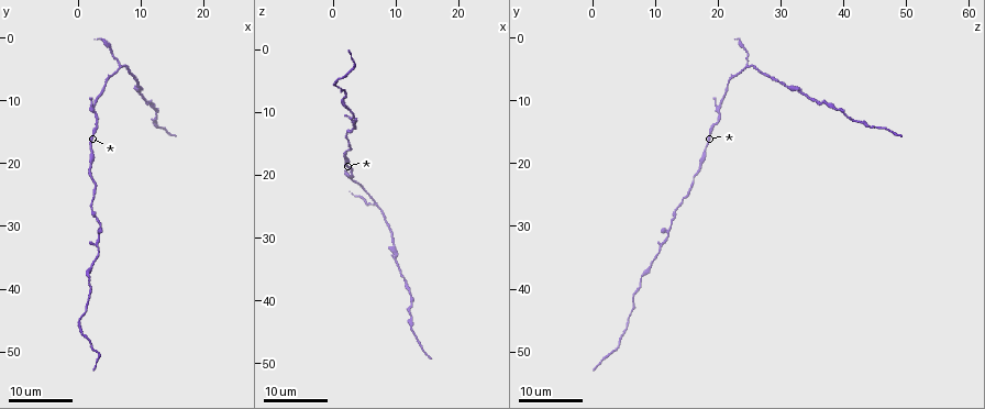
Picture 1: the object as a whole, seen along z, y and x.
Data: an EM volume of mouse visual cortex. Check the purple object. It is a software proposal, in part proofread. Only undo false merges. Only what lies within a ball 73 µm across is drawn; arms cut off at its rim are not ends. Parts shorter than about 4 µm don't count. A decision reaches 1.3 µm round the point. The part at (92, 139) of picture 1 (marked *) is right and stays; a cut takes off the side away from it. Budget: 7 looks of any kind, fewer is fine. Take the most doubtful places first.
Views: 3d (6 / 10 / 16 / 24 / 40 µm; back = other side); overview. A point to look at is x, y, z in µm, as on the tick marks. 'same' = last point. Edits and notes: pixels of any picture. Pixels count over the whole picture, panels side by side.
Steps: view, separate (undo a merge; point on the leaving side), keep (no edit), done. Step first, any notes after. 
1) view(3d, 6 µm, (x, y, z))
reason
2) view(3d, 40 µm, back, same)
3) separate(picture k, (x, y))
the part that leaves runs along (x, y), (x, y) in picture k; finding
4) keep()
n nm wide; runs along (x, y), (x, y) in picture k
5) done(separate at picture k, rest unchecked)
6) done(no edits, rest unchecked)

view(3d, 16 µm, (6.5, 4.5, 25.0))
a fork

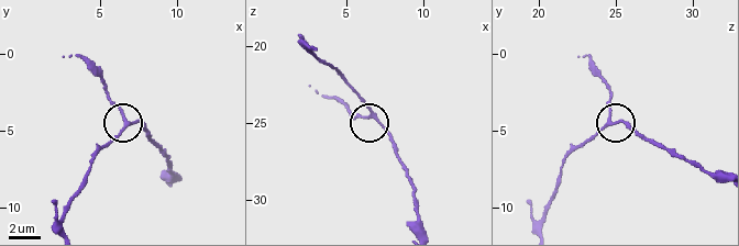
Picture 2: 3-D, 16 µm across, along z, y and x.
view(3d, 6 µm, (6.8, 4.2, 24.6))

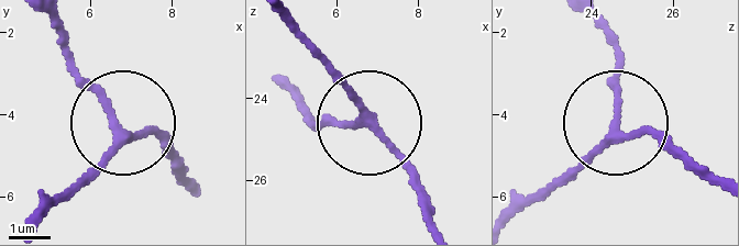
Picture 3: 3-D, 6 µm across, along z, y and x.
keep()
runs along (43, 217), (96, 166), (117, 123), (68, 43) in picture 3; one neuron here

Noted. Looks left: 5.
view(3d, 16 µm, (3.5, 31.5, 12.0))
two arms in line, one across

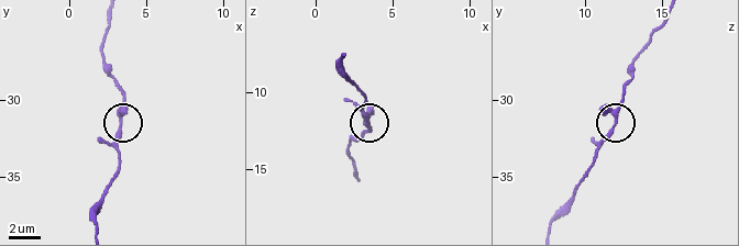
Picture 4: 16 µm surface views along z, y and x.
view(3d, 6 µm, (3.4, 31.4, 12.0))

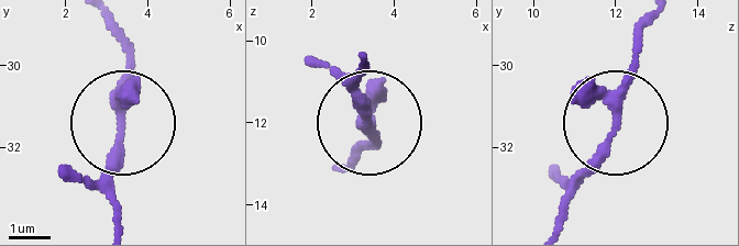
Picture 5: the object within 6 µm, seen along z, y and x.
keep()
runs along (643, 26), (608, 153), (562, 201) in picture 5; continuous, no second neuron

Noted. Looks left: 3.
view(3d, 24 µm, (9.5, 8.5, 33.5))
calibre changes

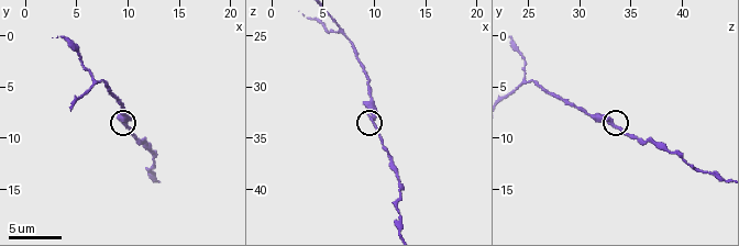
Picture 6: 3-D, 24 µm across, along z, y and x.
view(3d, 10 µm, (9.8, 8.2, 32.8))
zoom in

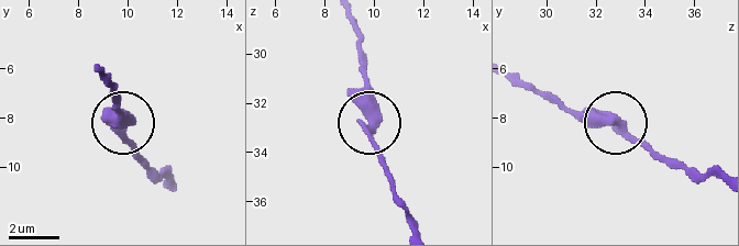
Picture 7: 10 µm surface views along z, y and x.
view(3d, 10 µm, back, (9.7, 8.4, 33.1))

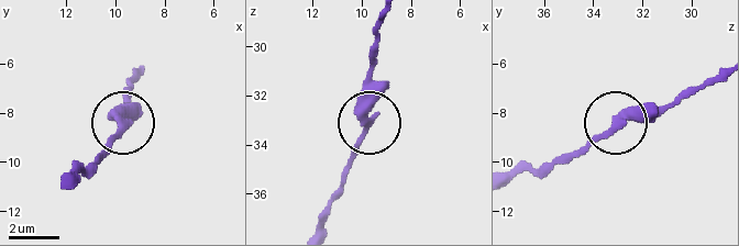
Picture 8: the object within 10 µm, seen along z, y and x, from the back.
keep()
350 nm wide; runs along (381, 23), (368, 80), (368, 124), (345, 166) in picture 8; all the same neuron

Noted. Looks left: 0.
done(no edits, rest unchecked)

